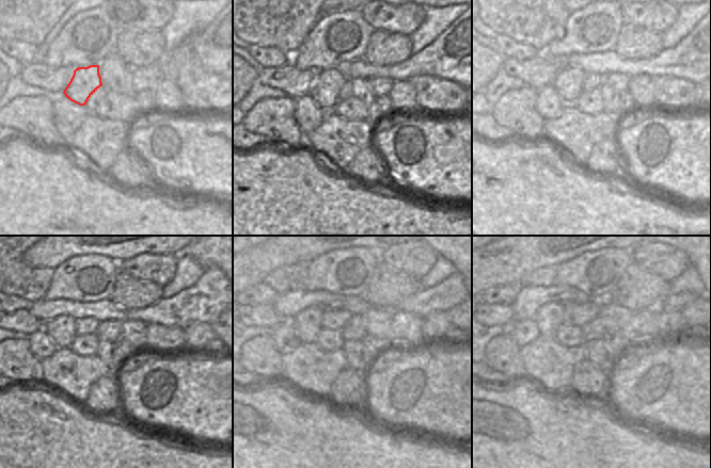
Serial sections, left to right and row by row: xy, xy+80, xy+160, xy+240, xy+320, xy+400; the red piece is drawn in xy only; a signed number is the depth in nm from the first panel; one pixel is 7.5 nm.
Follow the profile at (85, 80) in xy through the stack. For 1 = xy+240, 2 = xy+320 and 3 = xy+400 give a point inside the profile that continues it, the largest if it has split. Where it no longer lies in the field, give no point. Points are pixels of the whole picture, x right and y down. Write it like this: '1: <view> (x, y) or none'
1: xy+240 (62, 329)
2: xy+320 (307, 323)
3: xy+400 (548, 319)

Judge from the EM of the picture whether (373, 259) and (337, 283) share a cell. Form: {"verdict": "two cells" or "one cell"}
{"verdict": "one cell"}

